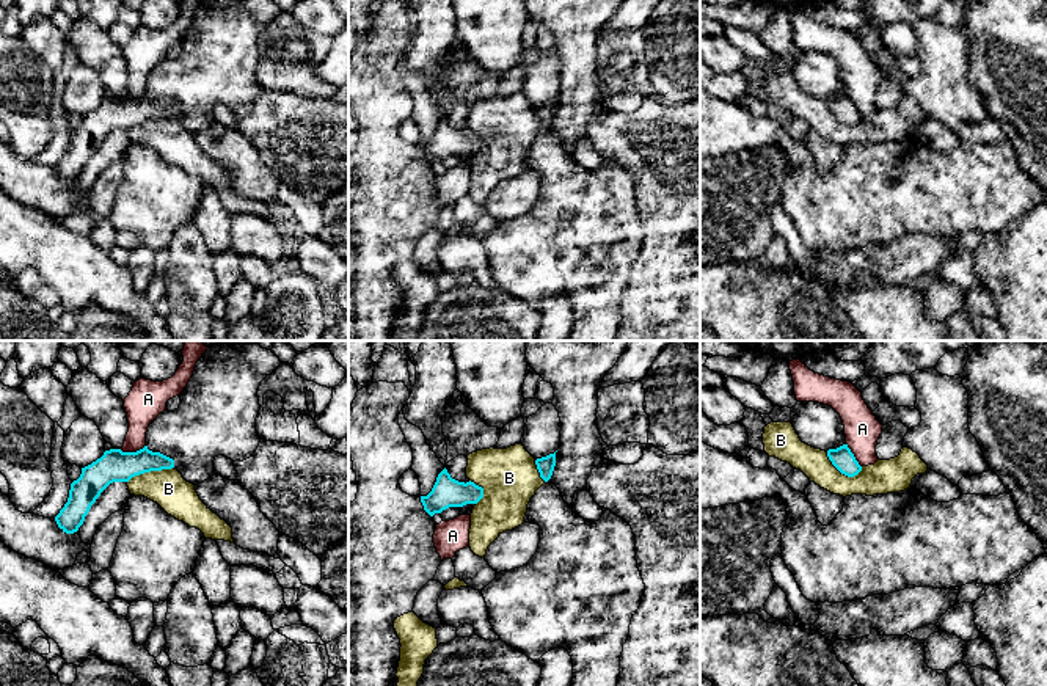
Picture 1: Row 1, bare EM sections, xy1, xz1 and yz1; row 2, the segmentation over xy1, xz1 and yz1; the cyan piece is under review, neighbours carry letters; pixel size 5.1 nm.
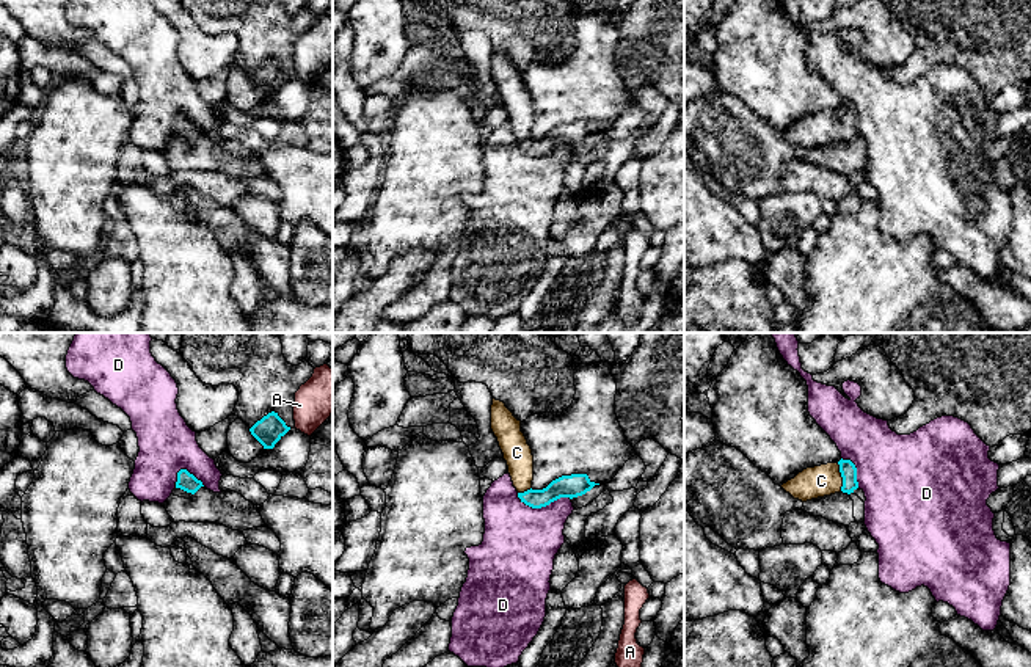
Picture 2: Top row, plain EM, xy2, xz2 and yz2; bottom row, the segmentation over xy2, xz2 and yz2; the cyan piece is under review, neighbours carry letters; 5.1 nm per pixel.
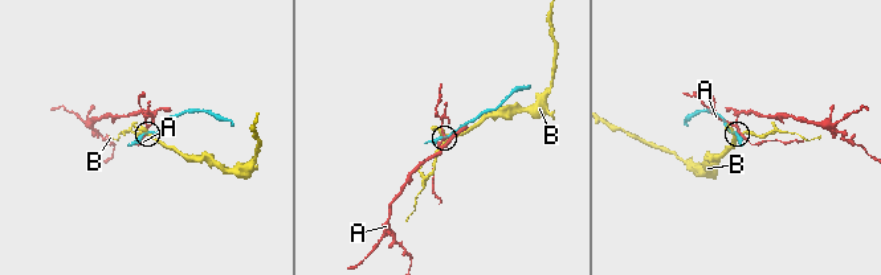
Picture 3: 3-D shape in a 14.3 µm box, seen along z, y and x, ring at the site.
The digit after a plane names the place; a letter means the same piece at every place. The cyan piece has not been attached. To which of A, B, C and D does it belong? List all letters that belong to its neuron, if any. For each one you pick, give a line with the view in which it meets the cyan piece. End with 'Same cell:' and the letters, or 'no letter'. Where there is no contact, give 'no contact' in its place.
C: meets cyan in yz2
Same cell: C

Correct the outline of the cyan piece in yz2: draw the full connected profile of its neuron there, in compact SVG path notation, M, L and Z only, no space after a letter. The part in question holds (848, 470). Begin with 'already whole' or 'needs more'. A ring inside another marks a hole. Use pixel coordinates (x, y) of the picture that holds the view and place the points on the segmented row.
needs more; M851 460L807 468L781 485L794 499L802 502L835 493L854 493L858 488L857 468Z

